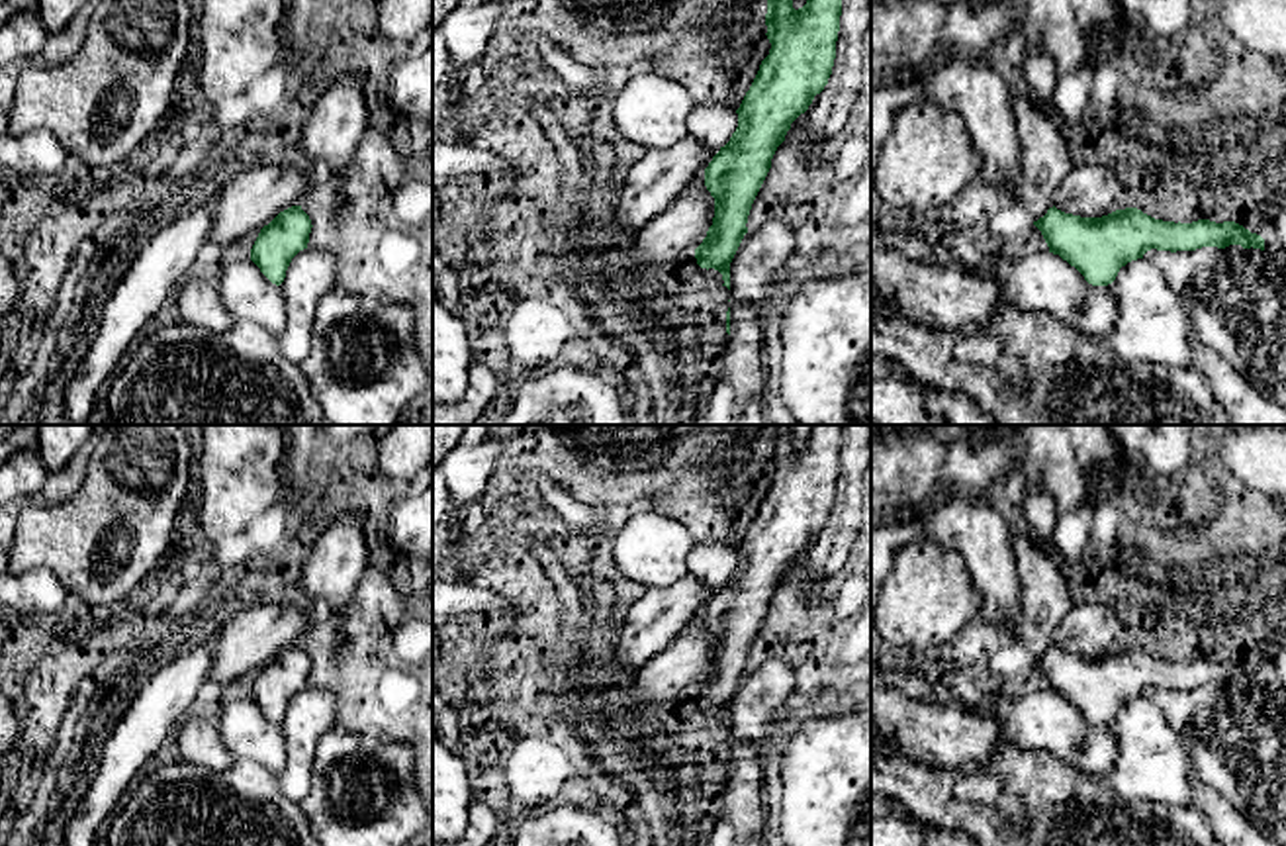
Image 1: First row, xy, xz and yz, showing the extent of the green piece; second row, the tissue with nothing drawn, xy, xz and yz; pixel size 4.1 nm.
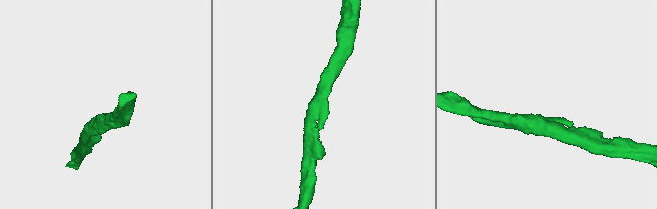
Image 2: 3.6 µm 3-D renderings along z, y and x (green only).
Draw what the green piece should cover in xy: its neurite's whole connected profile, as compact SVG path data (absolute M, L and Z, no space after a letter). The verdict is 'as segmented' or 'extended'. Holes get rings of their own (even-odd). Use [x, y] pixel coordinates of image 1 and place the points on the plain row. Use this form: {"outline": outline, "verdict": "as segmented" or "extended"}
{"outline": "M301 644L280 650L264 664L251 687L251 699L276 725L286 717L292 697L307 687L311 658Z", "verdict": "as segmented"}

